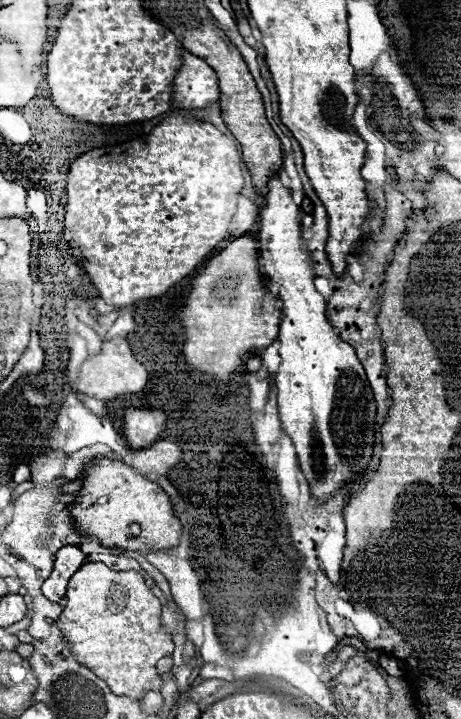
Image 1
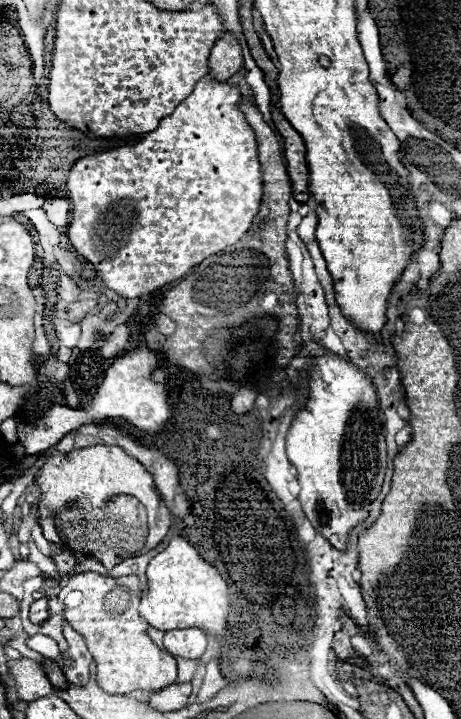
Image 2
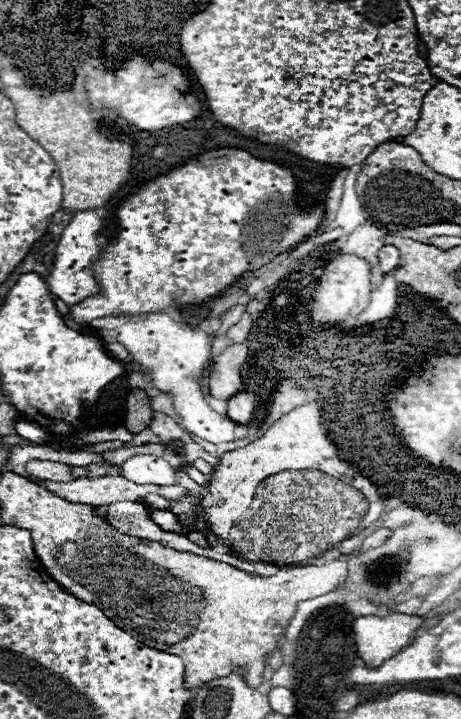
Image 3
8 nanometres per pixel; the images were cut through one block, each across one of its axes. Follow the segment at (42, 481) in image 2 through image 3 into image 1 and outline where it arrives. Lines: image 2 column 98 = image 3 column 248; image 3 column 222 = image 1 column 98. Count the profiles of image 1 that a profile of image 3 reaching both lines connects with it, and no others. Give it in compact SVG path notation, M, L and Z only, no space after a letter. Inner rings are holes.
M96 456L84 468L84 480L80 482L80 490L74 496L74 502L68 504L68 512L76 530L84 536L94 536L106 548L116 550L170 550L180 542L180 520L174 516L172 502L166 492L134 472L120 460L112 460L108 456ZM138 522L140 534L136 538L128 538L128 524Z

